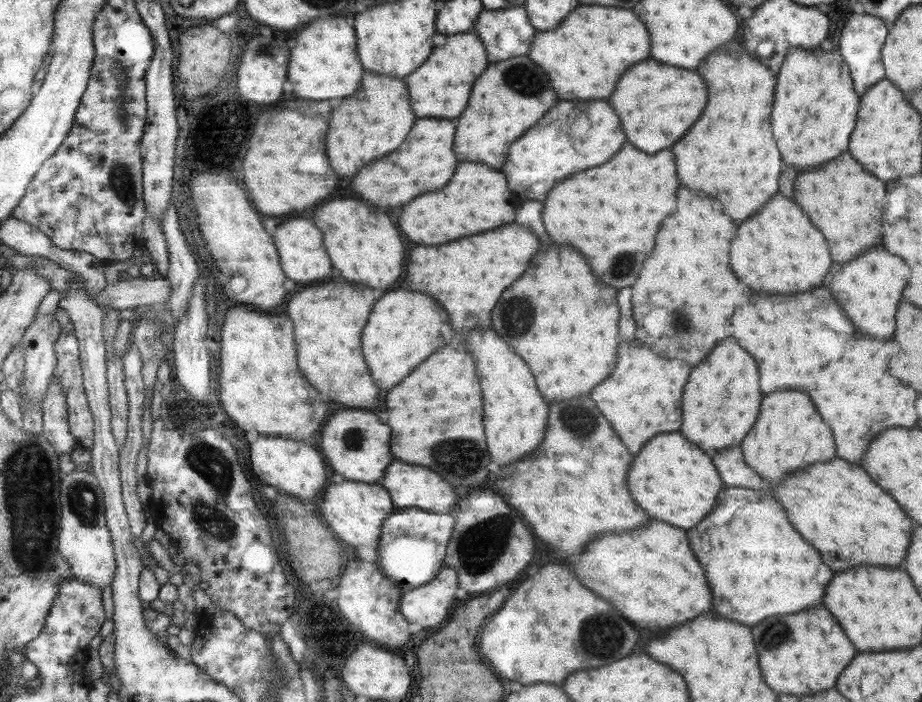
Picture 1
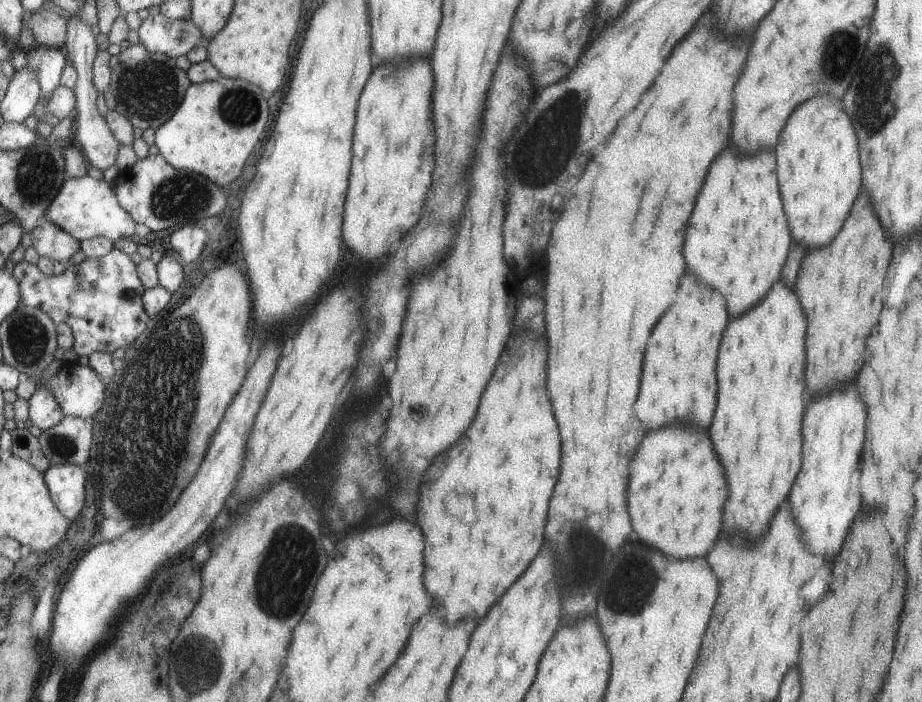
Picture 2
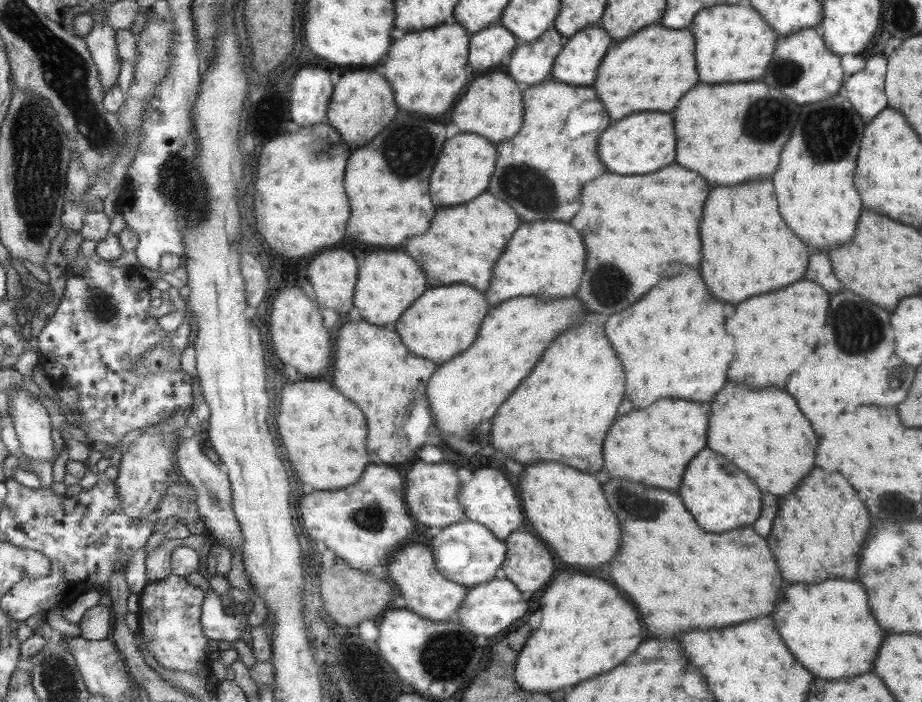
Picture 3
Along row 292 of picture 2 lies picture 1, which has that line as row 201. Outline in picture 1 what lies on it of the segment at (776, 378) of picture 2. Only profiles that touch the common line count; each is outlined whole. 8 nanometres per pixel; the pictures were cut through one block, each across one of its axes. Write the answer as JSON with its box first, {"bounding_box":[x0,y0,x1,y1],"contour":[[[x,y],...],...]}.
{"bounding_box":[731,194,835,292],"contour":[[[775,194],[763,210],[741,222],[735,230],[735,240],[731,240],[731,268],[739,272],[739,280],[753,292],[805,292],[821,282],[831,264],[835,262],[831,260],[825,236],[811,226],[793,200],[781,194]]]}

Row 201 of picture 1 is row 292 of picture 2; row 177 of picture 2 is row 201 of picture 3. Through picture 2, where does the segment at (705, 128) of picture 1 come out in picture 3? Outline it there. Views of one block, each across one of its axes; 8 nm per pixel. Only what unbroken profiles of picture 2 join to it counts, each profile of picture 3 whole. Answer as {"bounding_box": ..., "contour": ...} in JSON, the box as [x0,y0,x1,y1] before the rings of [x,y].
{"bounding_box":[699,180,811,304],"contour":[[[769,180],[749,182],[733,188],[719,186],[709,192],[707,208],[703,208],[703,264],[699,270],[703,272],[703,280],[707,280],[707,288],[711,288],[711,296],[715,296],[717,300],[737,304],[749,296],[778,290],[803,278],[807,256],[811,252],[805,242],[801,244],[795,234],[785,226],[785,222],[777,214],[775,200]]]}

